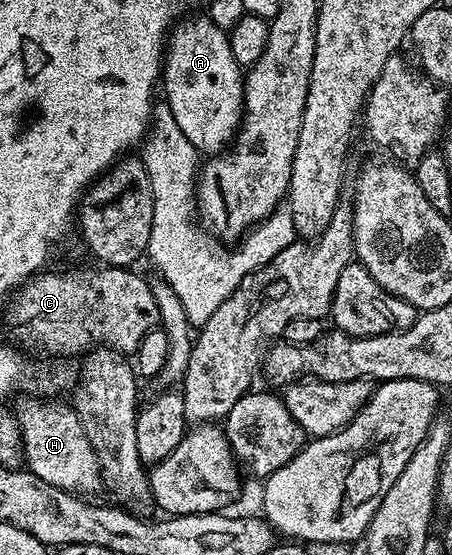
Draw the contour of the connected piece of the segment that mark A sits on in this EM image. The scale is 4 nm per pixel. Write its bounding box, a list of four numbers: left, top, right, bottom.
[161,16,245,156]

